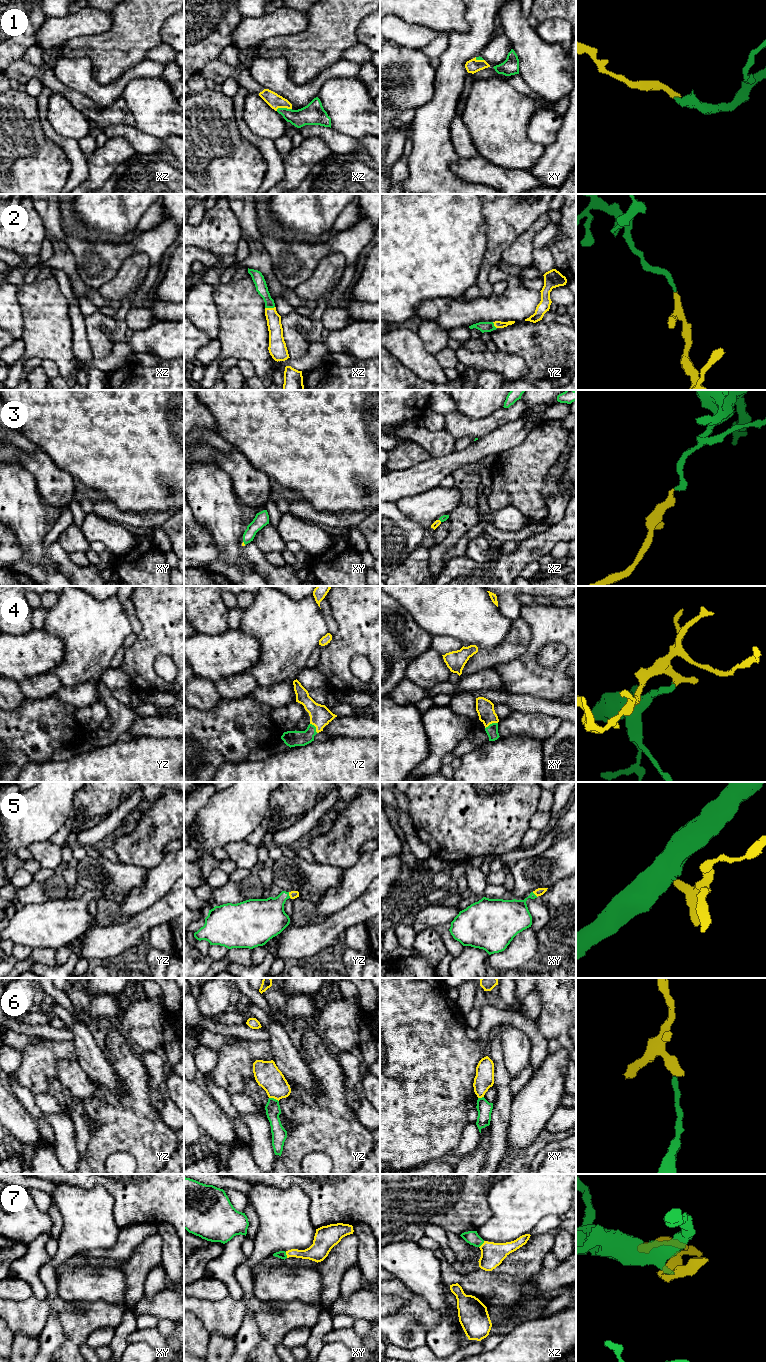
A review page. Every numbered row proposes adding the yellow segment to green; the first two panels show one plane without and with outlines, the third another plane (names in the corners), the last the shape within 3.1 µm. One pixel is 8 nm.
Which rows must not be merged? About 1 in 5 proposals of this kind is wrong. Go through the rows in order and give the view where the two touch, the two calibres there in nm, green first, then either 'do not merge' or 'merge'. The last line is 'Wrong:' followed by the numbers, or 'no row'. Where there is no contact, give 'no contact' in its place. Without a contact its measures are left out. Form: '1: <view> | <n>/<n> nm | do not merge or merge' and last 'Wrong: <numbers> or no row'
1: xz | 180/120 nm | merge
2: xz | 100/120 nm | merge
3: xy | 120/20 nm | merge
4: xy | 100/140 nm | merge
5: yz | 300/60 nm | merge
6: yz | 120/200 nm | do not merge
7: xz | 110/190 nm | merge
Wrong: 6

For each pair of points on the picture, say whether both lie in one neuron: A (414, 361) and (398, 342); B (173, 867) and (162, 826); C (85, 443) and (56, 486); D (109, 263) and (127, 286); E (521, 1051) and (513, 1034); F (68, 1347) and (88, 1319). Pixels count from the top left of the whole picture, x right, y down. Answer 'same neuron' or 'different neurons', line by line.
A: same neuron
B: different neurons
C: different neurons
D: different neurons
E: same neuron
F: same neuron

